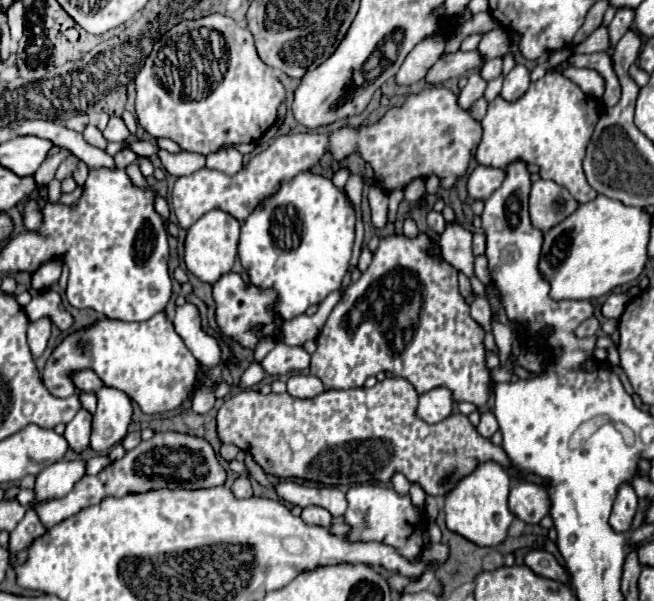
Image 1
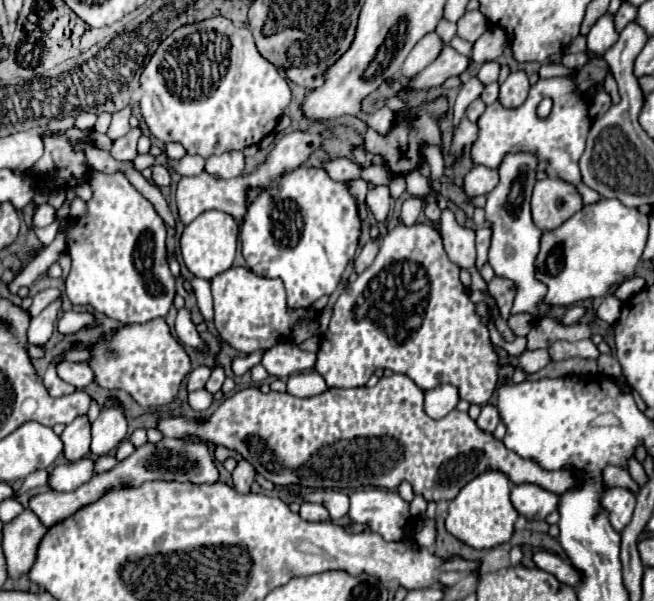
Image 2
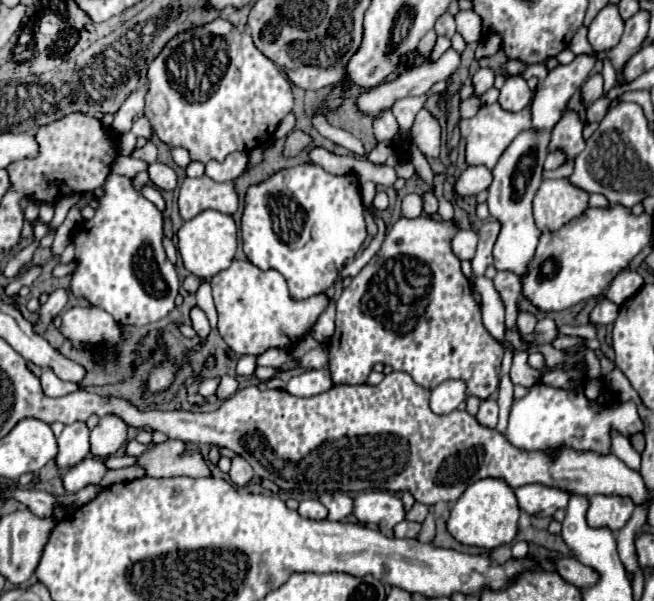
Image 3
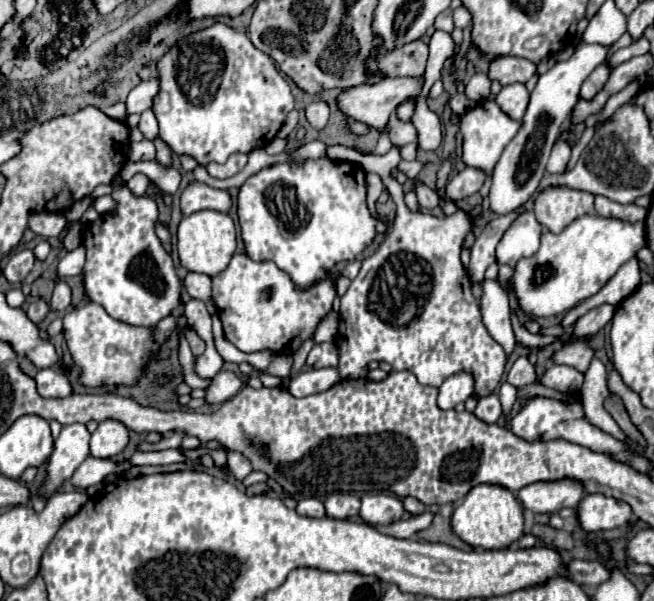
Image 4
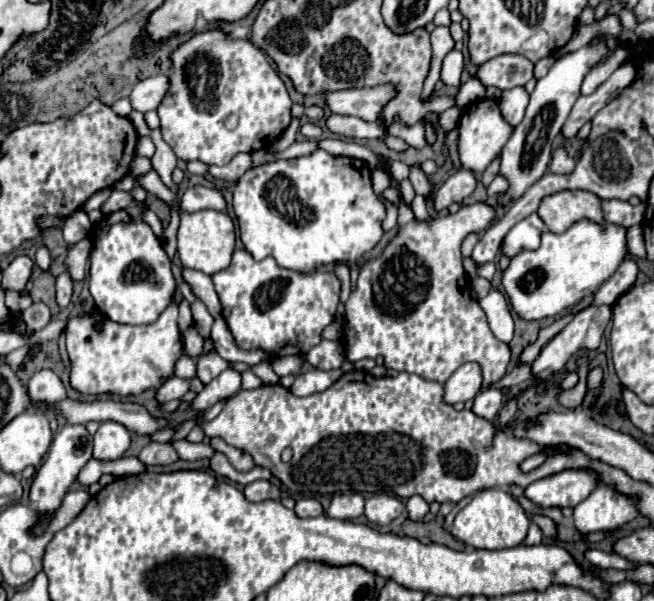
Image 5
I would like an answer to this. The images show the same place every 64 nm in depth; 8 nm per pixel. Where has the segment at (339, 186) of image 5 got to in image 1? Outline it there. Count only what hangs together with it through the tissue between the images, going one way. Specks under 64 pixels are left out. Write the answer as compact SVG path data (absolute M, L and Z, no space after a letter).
M308 170L300 172L296 178L292 178L292 182L284 182L276 194L268 196L250 212L240 228L238 254L252 284L260 288L272 286L278 290L278 314L282 320L290 320L304 314L308 306L322 302L328 294L340 288L354 250L354 226L356 212L346 194L336 188L330 178Z

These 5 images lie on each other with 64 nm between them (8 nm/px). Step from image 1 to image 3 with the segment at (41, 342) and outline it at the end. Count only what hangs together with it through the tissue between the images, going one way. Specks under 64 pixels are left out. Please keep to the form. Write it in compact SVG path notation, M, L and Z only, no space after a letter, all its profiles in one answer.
M64 288L54 290L54 292L50 294L48 302L46 302L46 304L42 306L42 310L40 310L40 322L36 324L36 330L42 332L42 330L52 322L52 318L54 318L58 312L64 310L66 302L68 302L68 292L66 292Z

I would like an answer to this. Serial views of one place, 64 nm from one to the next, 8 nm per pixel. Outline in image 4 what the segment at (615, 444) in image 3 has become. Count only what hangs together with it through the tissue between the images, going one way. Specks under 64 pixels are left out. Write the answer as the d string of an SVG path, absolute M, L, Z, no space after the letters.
M592 358L592 364L588 372L584 374L584 386L580 390L582 394L582 406L588 416L588 420L596 426L600 426L604 432L612 434L618 440L628 440L626 434L620 430L620 426L614 422L614 418L604 408L604 398L610 394L606 384L606 368L600 360Z

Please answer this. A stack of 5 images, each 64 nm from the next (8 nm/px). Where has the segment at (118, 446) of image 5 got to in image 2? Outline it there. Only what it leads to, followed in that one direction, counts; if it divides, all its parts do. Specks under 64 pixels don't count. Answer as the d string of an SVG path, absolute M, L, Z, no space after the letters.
M108 402L92 424L92 448L94 456L110 454L126 438L126 416L118 402Z

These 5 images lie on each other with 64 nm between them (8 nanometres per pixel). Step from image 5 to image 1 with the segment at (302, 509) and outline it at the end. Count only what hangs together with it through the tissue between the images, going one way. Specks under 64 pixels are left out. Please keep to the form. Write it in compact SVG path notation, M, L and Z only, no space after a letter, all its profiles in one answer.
M306 506L306 508L302 510L302 520L304 520L306 524L330 526L332 516L330 516L328 510L324 510L324 508L320 508L320 506Z

